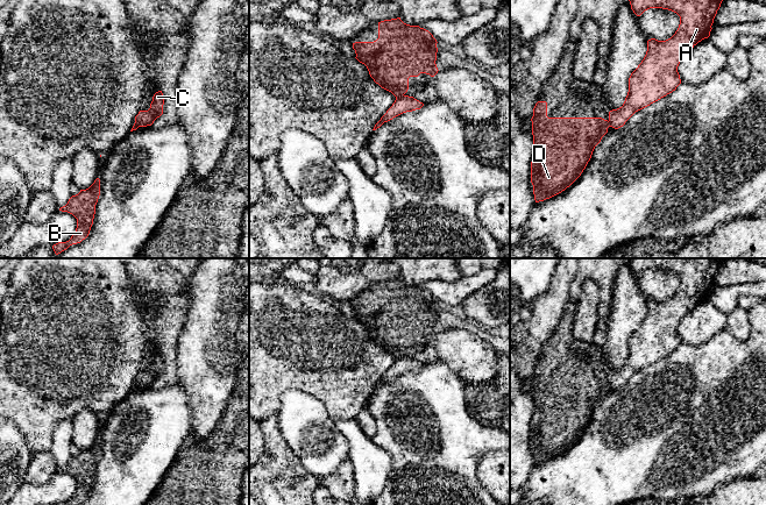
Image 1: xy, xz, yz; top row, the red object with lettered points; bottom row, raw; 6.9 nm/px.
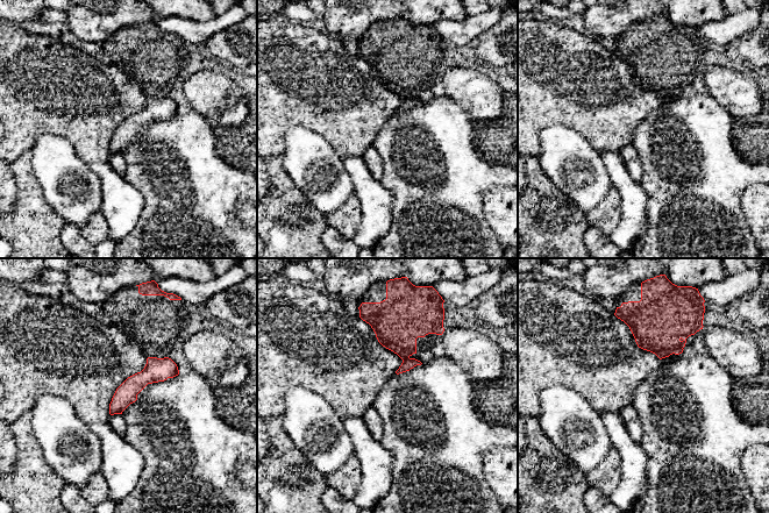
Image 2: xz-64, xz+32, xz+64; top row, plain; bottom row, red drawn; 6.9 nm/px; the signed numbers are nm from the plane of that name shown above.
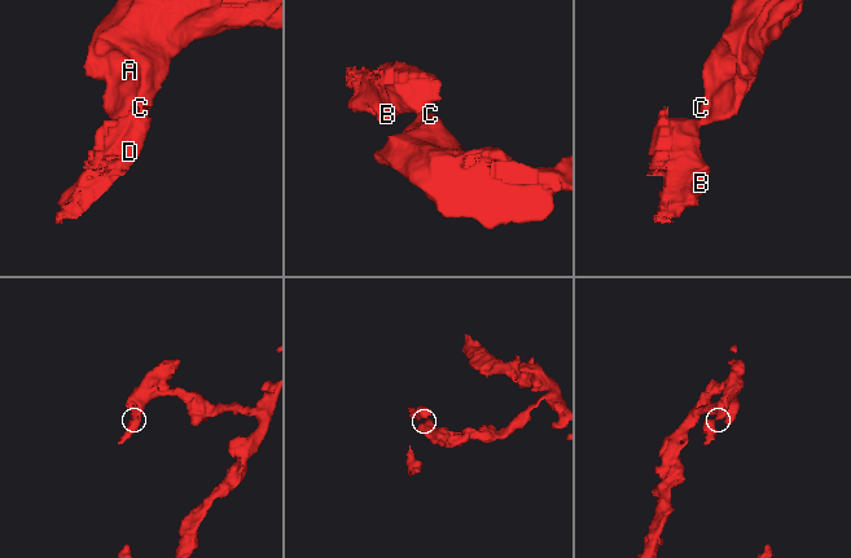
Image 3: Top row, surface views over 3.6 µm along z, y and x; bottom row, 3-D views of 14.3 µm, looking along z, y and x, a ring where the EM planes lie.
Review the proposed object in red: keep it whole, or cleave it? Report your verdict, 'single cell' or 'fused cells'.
fused cells

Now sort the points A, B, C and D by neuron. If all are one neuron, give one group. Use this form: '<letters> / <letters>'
A C / B D

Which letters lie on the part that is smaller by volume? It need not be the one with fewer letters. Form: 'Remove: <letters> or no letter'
Remove: B, D

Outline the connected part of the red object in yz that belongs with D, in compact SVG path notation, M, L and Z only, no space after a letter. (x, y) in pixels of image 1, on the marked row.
M546 101L536 104L531 121L534 145L531 183L539 202L561 193L581 176L610 125L602 118L548 118Z

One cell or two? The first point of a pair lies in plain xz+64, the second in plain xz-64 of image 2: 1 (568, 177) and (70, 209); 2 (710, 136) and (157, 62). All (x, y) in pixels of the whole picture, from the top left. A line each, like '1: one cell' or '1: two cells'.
1: one cell
2: two cells

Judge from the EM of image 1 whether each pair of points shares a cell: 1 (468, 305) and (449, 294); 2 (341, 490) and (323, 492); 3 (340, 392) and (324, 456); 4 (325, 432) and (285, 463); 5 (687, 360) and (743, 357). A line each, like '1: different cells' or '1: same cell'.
1: different cells
2: different cells
3: different cells
4: different cells
5: same cell

